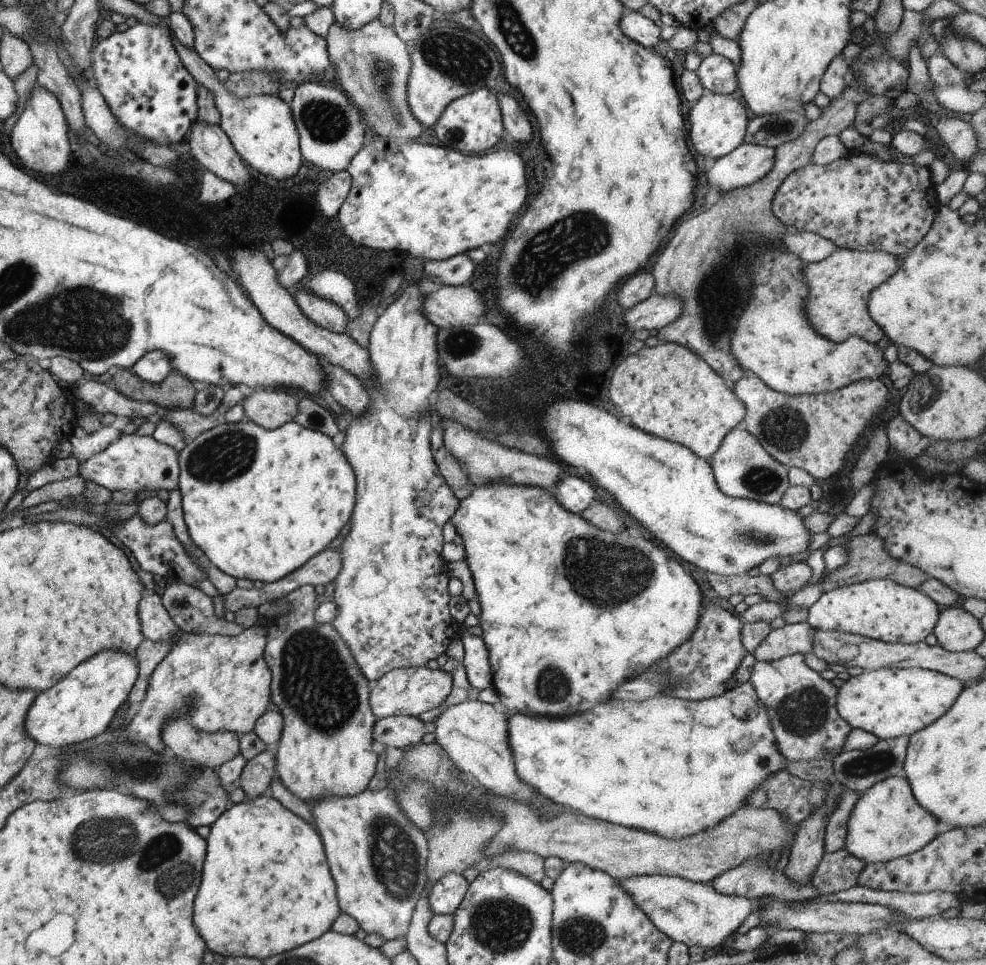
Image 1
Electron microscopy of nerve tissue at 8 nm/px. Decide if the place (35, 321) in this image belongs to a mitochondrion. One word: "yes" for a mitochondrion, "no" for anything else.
yes

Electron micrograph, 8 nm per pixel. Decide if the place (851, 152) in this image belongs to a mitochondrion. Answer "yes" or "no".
no

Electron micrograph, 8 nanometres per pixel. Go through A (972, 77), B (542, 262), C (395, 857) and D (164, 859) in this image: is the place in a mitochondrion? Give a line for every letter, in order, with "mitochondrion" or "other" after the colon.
A: other
B: mitochondrion
C: mitochondrion
D: mitochondrion

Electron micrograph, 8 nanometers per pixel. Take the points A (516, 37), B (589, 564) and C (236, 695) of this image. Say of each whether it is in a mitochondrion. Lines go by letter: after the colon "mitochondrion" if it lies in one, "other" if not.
A: mitochondrion
B: mitochondrion
C: other

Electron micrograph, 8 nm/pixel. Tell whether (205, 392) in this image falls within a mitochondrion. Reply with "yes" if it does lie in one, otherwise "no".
no

